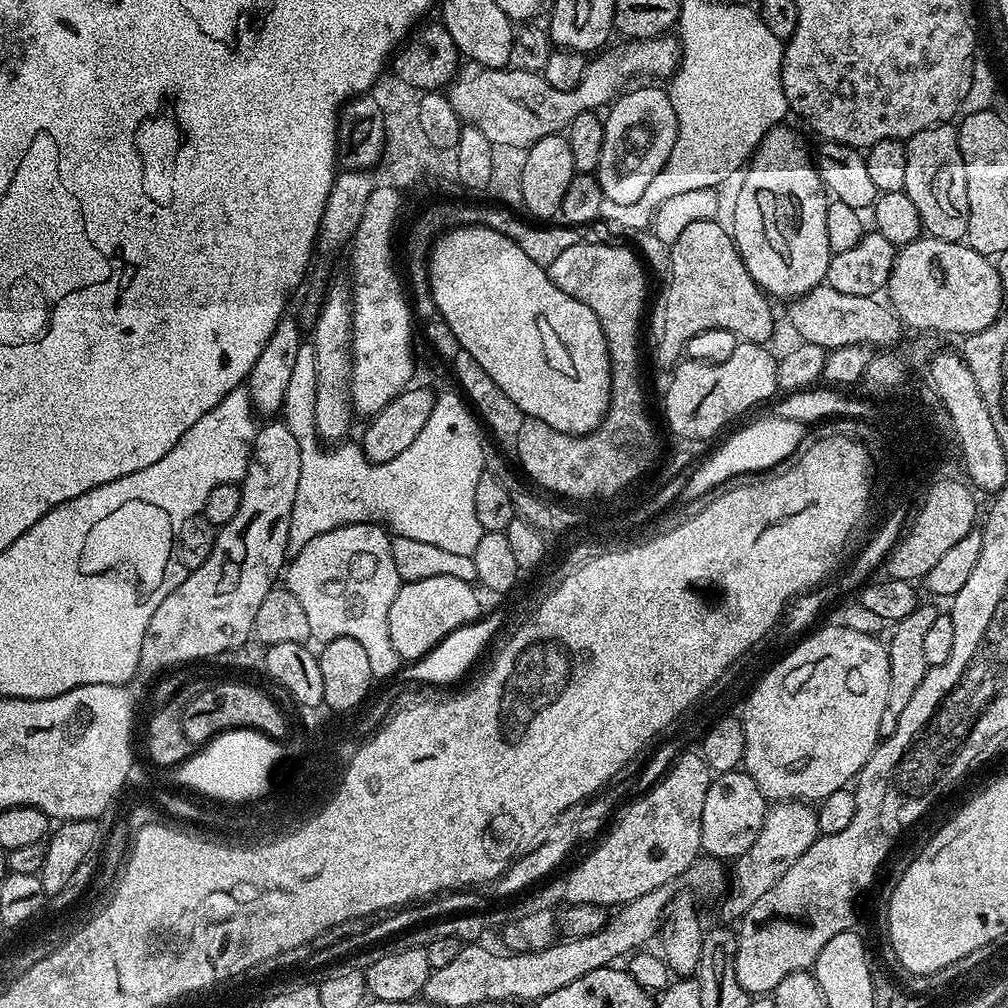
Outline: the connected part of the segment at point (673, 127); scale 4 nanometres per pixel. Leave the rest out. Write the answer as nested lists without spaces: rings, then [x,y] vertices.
[[[644,86],[636,90],[625,91],[619,99],[607,109],[608,116],[603,117],[604,130],[602,142],[602,158],[598,162],[594,175],[601,184],[605,200],[618,202],[618,206],[630,206],[642,198],[643,191],[650,186],[656,174],[670,156],[677,141],[677,115],[673,103],[670,102],[667,91],[652,86]]]

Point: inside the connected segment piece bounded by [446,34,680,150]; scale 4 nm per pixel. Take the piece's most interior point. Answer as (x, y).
(513, 106)

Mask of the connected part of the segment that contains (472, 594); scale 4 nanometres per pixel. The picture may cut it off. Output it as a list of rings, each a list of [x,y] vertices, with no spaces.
[[[448,576],[401,583],[398,594],[394,594],[394,602],[390,605],[388,619],[390,642],[394,642],[394,650],[398,650],[401,661],[419,660],[454,629],[479,621],[482,609],[477,593],[471,583]]]

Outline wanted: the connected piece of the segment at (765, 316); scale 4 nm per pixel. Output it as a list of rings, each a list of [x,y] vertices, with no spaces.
[[[719,219],[694,222],[670,245],[672,277],[664,292],[664,325],[656,340],[660,368],[675,369],[685,355],[684,347],[703,332],[729,332],[737,341],[763,345],[772,336],[769,297],[750,278],[731,231],[720,223]]]

